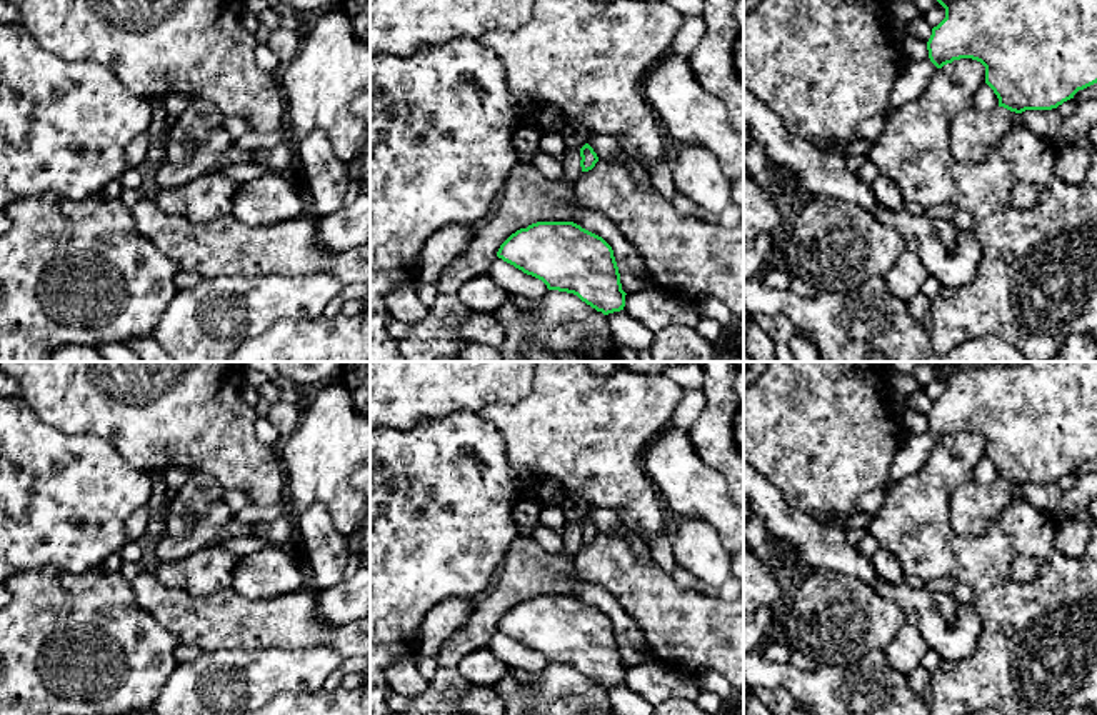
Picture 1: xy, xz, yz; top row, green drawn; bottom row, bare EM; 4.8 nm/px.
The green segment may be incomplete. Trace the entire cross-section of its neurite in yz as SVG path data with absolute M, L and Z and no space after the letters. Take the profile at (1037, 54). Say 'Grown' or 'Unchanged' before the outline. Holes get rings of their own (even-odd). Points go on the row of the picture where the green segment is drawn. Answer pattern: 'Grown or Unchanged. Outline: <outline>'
Unchanged. Outline: M937 0L945 8L945 18L932 28L927 42L929 58L942 68L960 58L972 58L985 67L985 83L999 98L999 107L1022 113L1025 110L1052 110L1074 98L1079 90L1097 83L1097 0Z

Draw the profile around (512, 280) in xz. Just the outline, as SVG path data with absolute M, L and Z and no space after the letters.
M495 257L487 272L508 295L522 295L530 300L542 298L548 288L547 285L515 268L513 265Z

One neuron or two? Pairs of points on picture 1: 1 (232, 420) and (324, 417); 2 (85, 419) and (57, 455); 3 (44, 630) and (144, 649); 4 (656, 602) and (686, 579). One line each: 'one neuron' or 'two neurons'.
1: two neurons
2: two neurons
3: one neuron
4: two neurons

